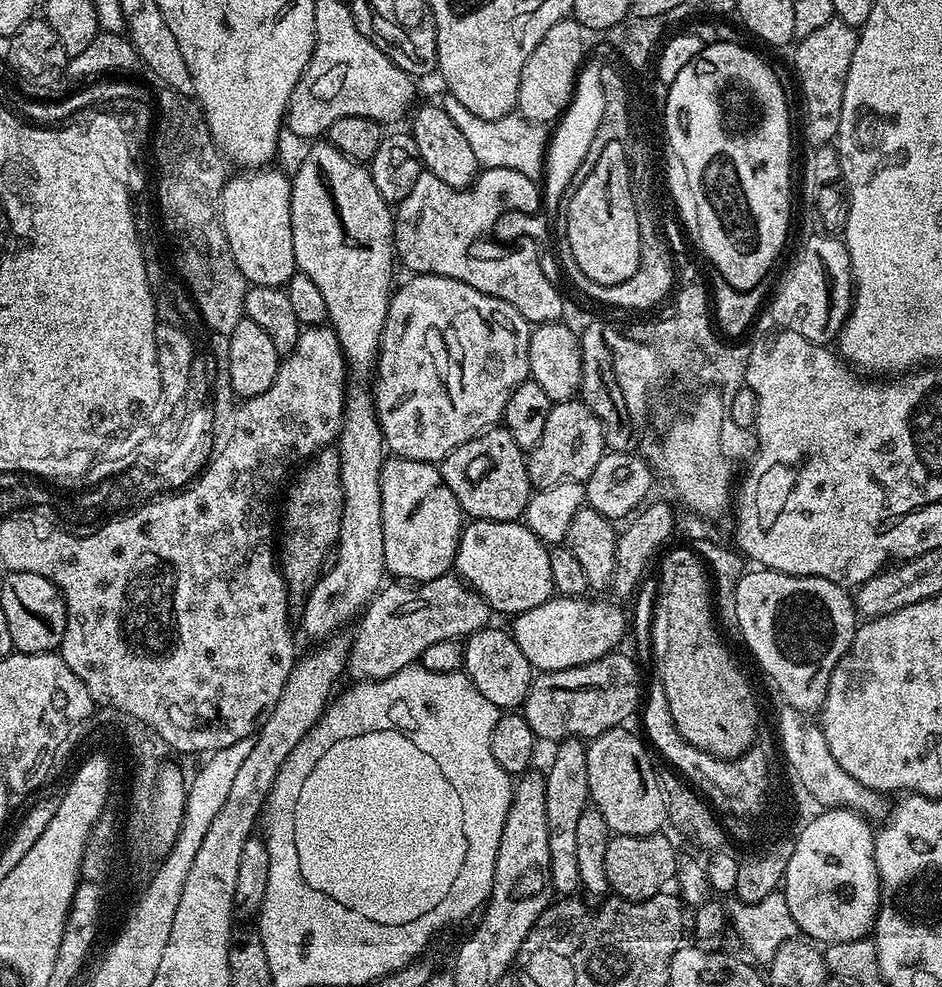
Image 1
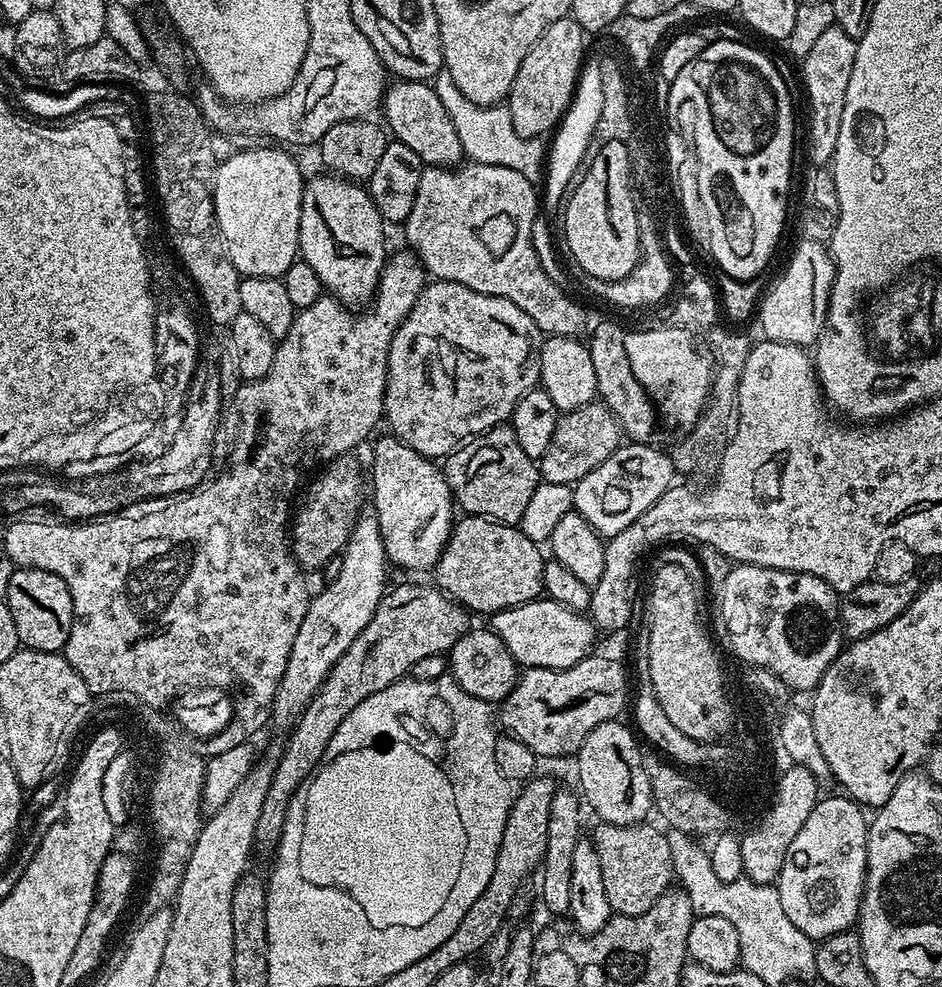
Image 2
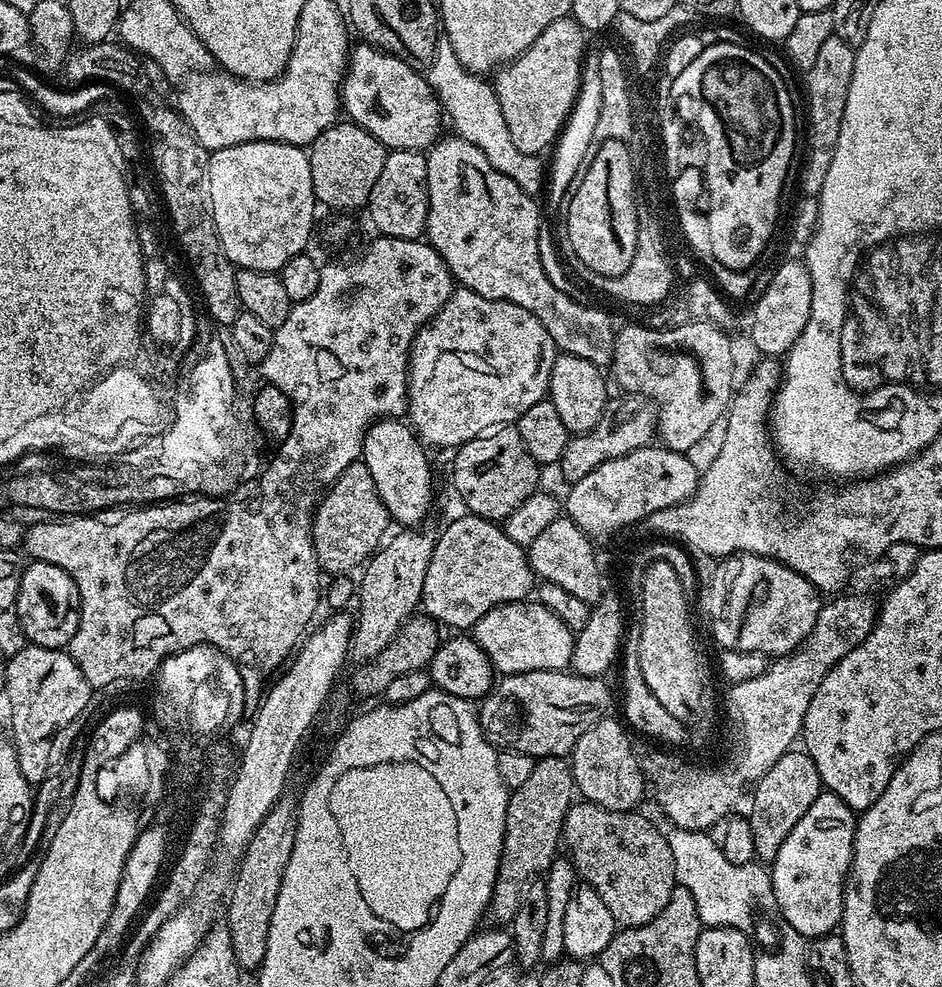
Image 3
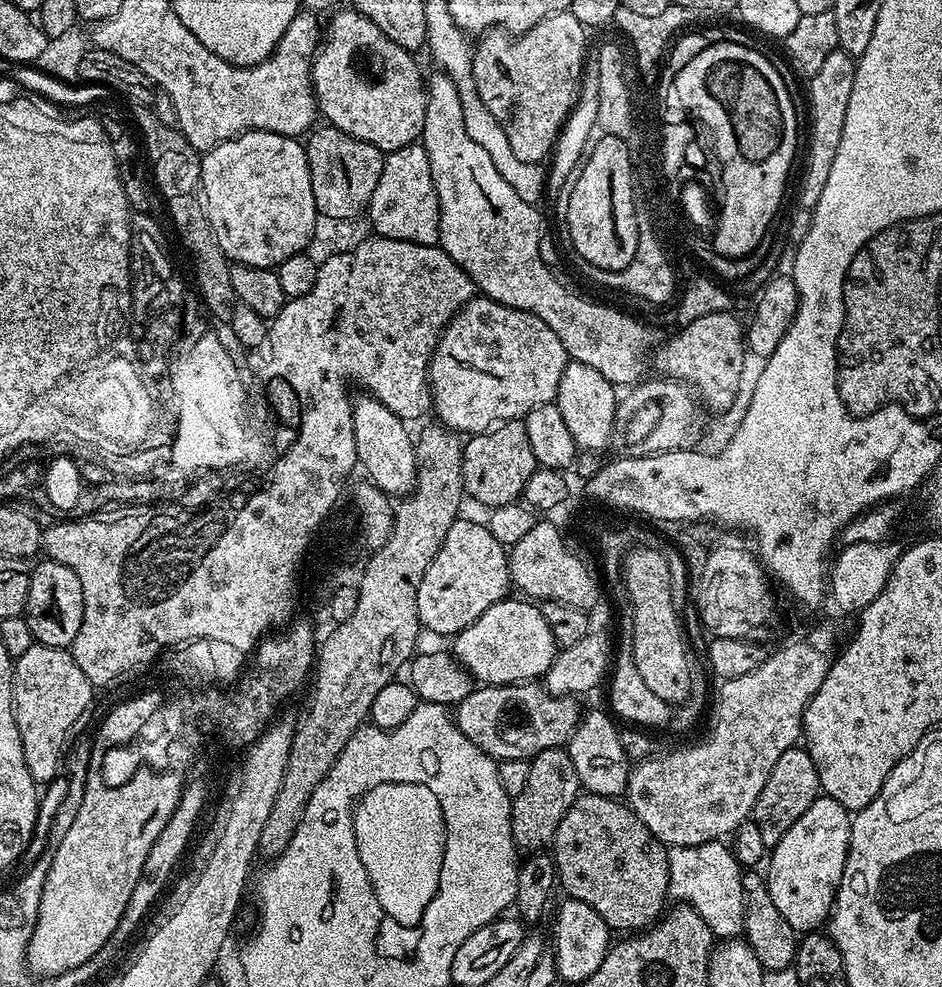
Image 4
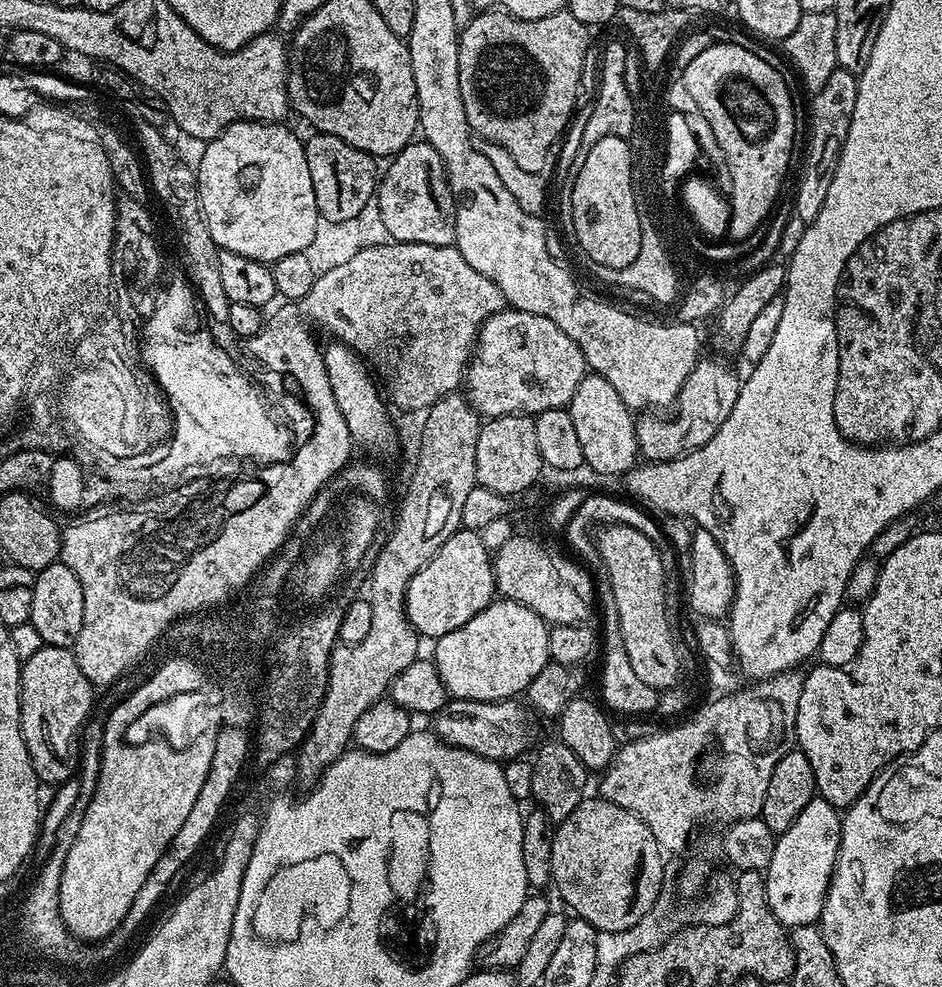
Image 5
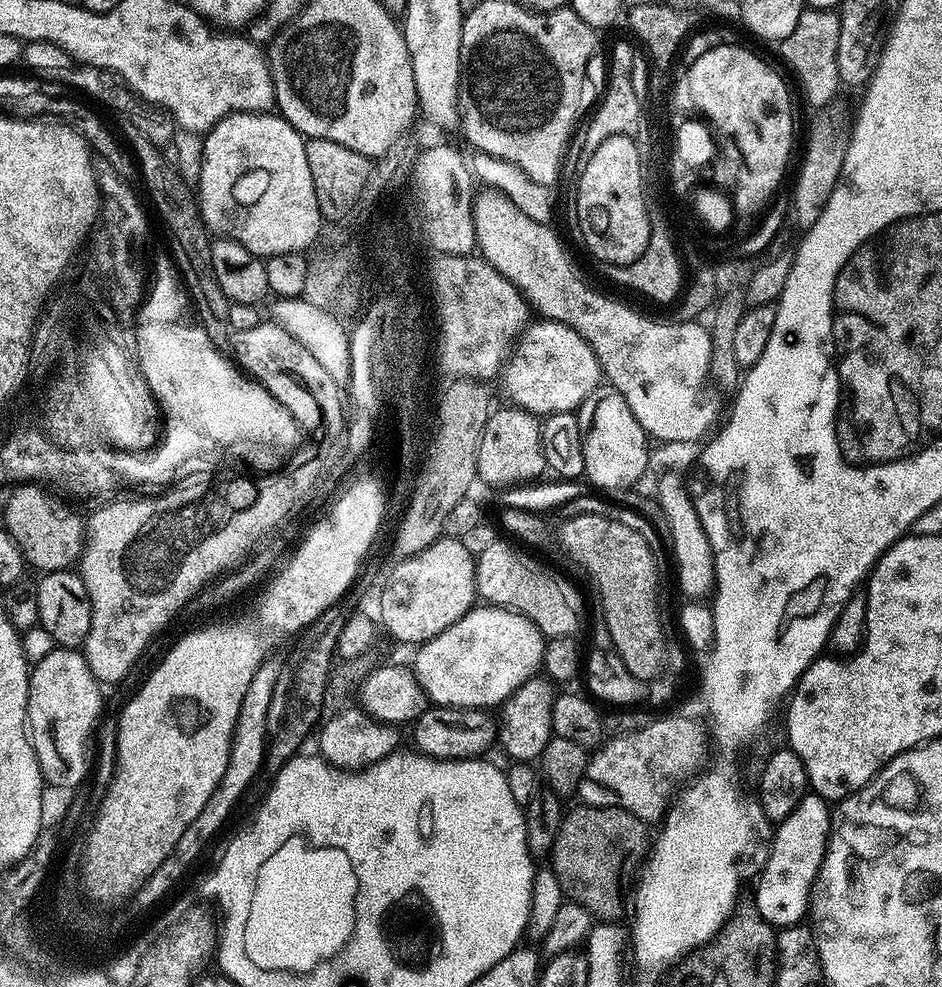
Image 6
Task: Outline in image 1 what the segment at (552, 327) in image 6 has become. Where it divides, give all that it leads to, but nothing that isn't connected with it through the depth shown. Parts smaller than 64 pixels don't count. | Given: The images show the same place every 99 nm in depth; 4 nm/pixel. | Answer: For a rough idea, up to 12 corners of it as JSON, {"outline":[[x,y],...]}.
{"outline":[[416,274],[388,301],[374,407],[439,462],[529,379],[528,321]]}

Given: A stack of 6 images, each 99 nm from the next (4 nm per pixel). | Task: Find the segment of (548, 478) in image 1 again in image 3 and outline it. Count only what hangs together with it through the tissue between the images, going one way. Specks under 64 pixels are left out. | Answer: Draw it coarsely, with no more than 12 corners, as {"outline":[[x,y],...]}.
{"outline":[[609,399],[606,418],[573,435],[560,459],[567,480],[649,447],[657,405]]}

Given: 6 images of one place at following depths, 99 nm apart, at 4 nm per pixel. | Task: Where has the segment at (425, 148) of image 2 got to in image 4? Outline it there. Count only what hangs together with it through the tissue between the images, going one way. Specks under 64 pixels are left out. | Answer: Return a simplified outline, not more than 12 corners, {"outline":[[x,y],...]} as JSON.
{"outline":[[340,10],[312,62],[331,127],[387,154],[423,137],[417,57]]}

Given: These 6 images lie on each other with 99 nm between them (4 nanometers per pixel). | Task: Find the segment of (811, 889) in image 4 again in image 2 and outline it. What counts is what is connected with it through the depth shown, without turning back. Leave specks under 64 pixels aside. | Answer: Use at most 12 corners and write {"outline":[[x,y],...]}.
{"outline":[[817,799],[778,887],[814,942],[857,923],[865,809]]}

